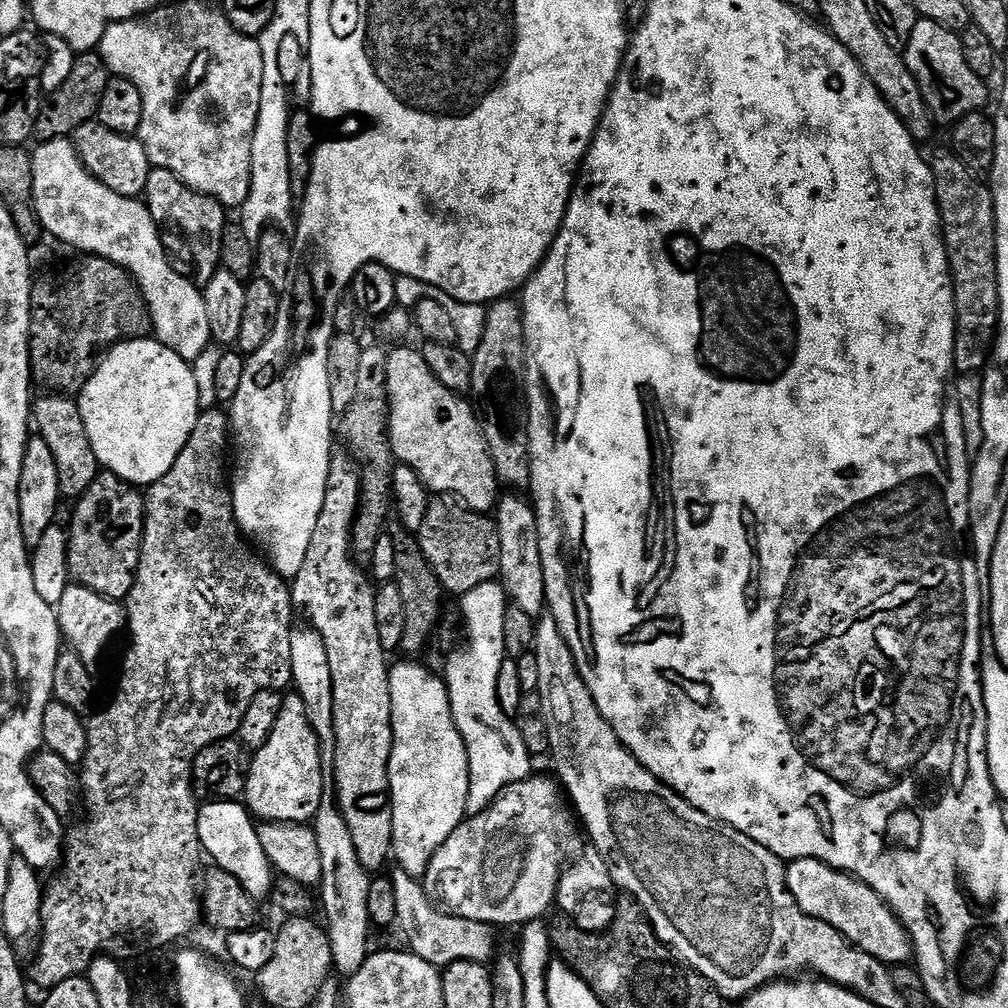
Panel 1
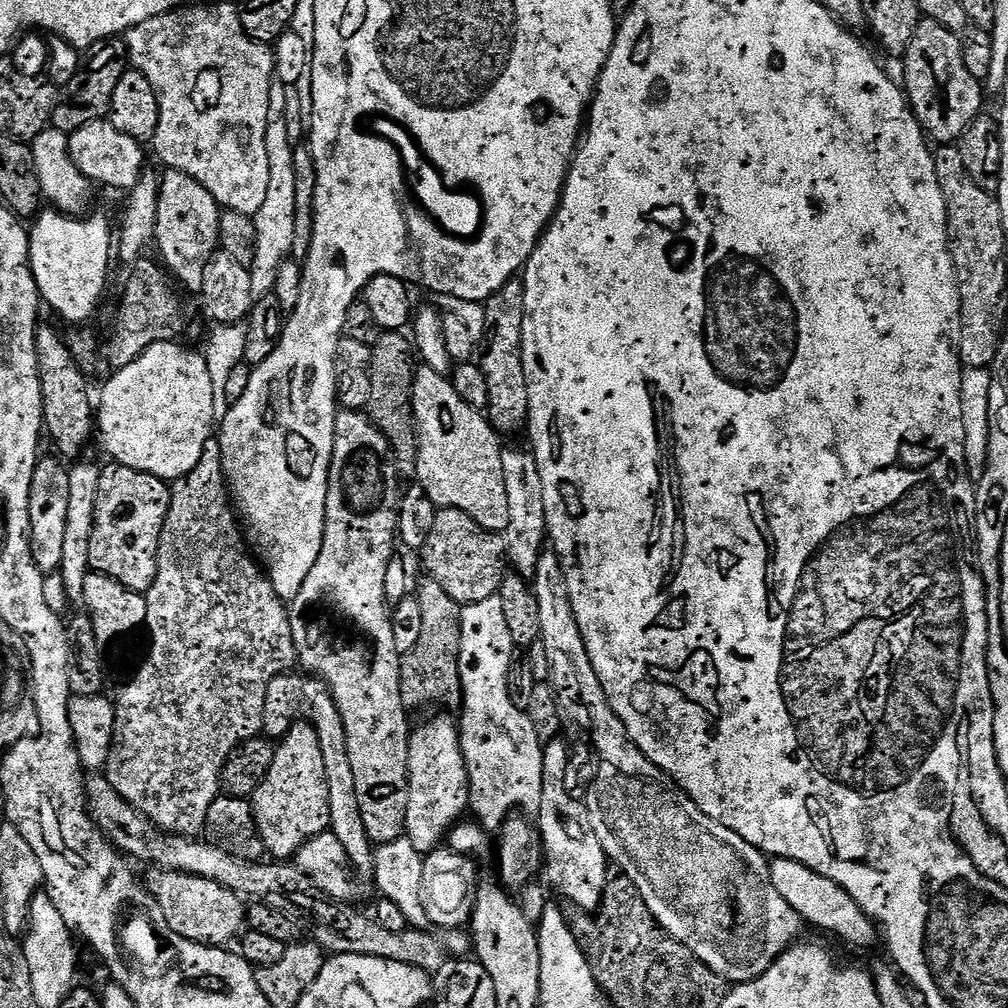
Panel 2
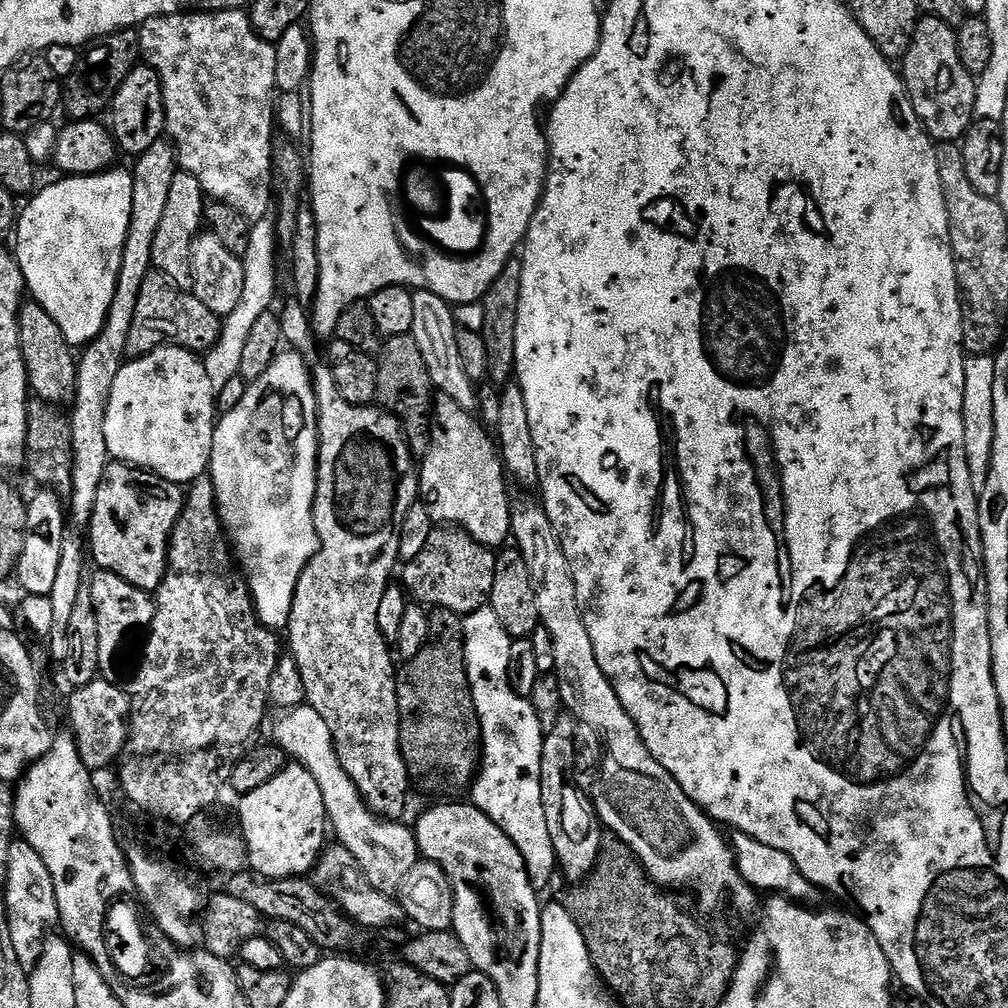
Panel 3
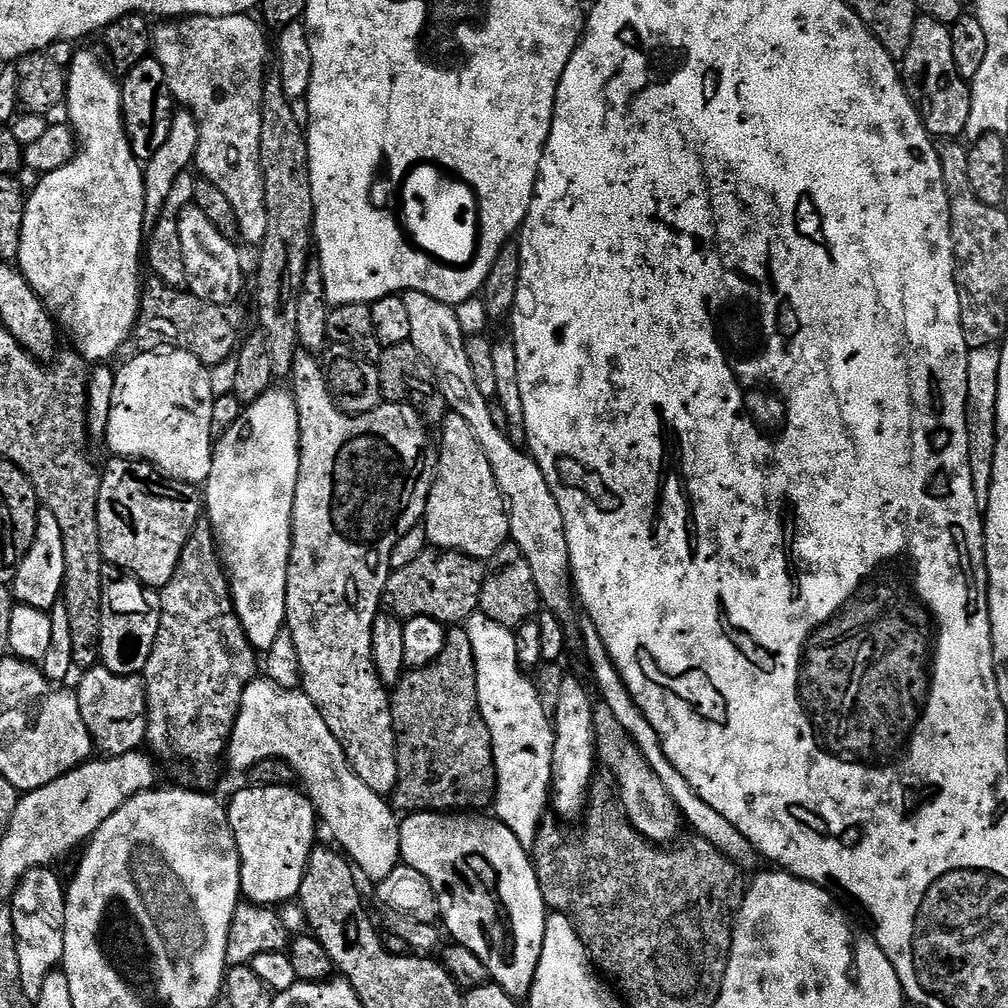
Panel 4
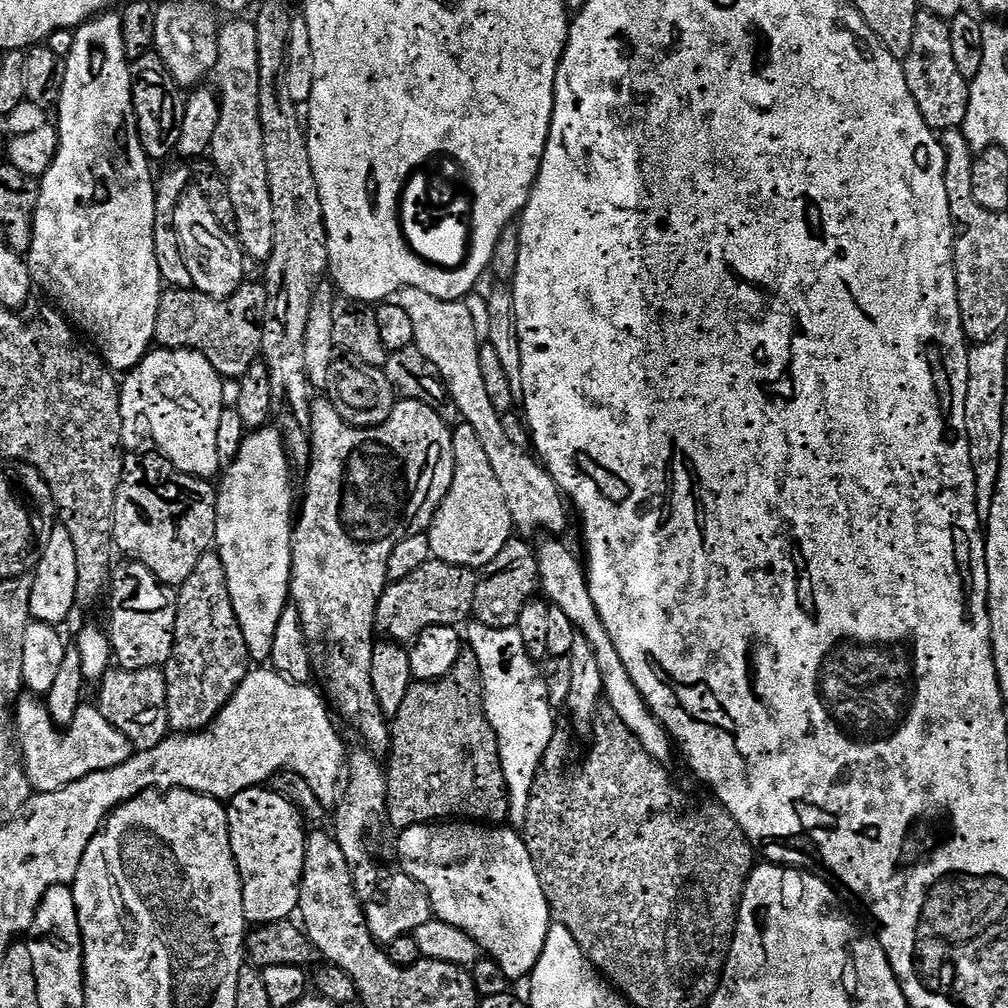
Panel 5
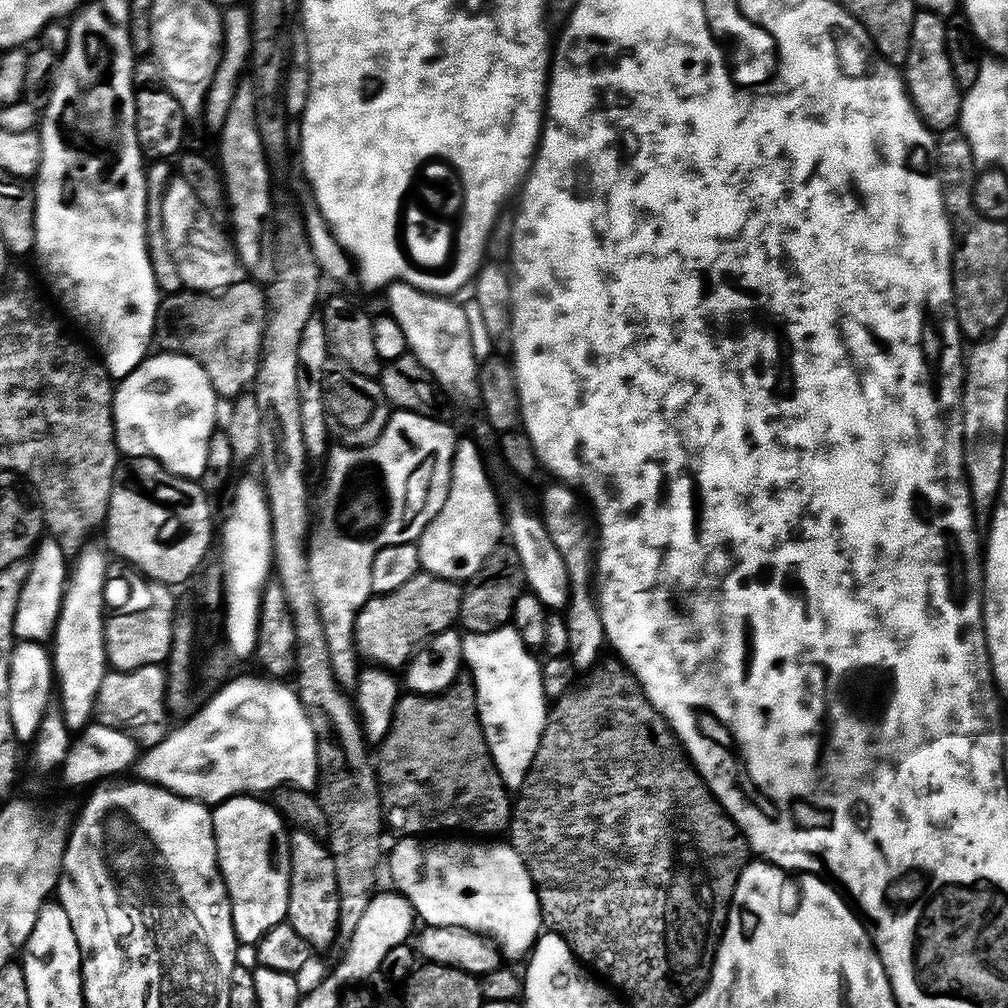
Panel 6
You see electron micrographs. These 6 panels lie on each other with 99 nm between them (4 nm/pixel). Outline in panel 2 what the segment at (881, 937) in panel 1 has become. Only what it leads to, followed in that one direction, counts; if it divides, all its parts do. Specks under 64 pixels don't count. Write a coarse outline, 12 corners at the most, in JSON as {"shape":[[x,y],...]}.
{"shape":[[773,859],[774,890],[805,925],[856,948],[878,940],[858,902],[802,862]]}

